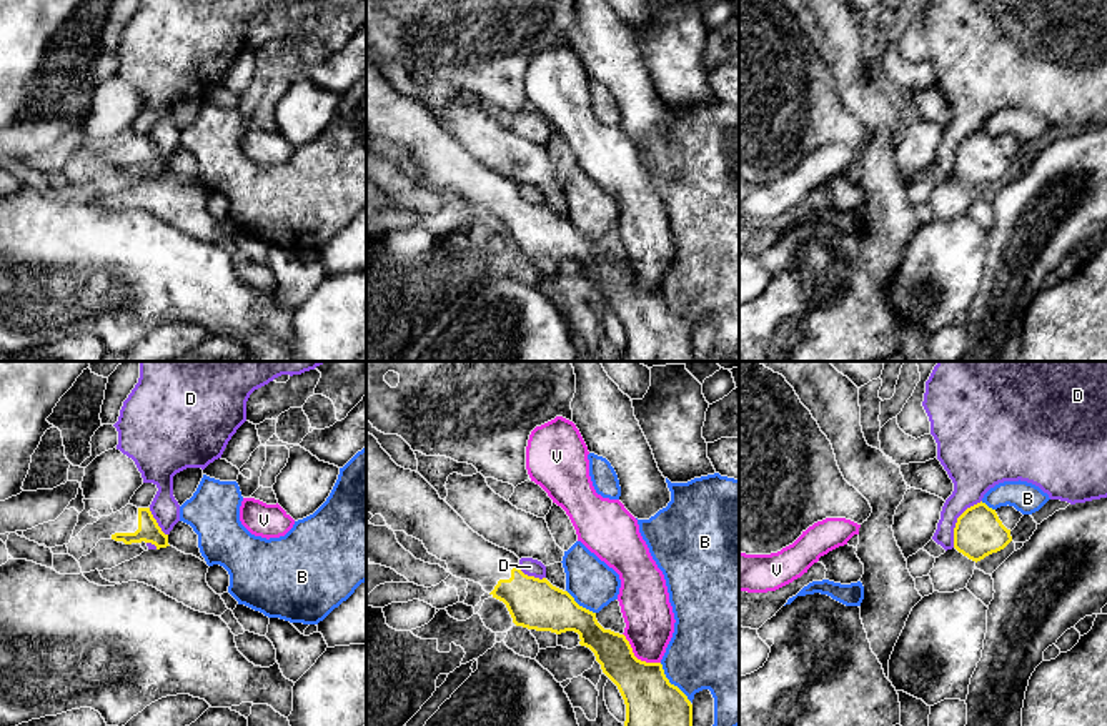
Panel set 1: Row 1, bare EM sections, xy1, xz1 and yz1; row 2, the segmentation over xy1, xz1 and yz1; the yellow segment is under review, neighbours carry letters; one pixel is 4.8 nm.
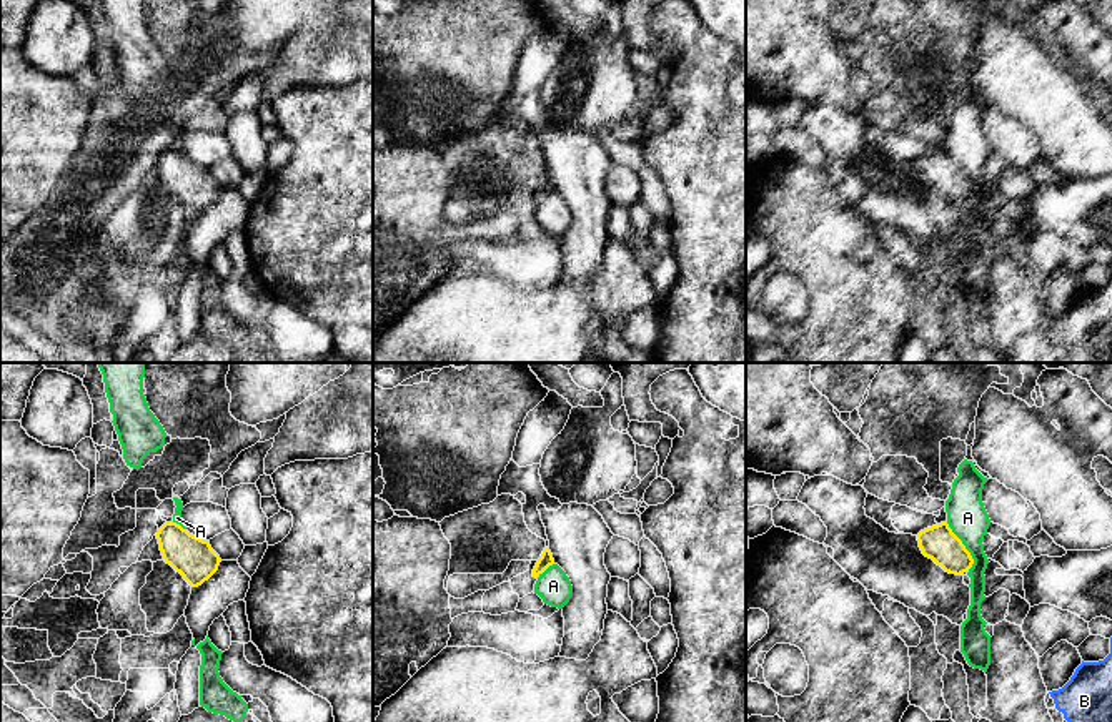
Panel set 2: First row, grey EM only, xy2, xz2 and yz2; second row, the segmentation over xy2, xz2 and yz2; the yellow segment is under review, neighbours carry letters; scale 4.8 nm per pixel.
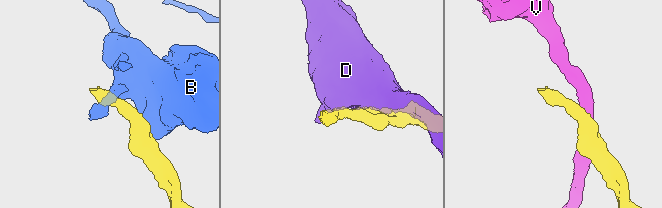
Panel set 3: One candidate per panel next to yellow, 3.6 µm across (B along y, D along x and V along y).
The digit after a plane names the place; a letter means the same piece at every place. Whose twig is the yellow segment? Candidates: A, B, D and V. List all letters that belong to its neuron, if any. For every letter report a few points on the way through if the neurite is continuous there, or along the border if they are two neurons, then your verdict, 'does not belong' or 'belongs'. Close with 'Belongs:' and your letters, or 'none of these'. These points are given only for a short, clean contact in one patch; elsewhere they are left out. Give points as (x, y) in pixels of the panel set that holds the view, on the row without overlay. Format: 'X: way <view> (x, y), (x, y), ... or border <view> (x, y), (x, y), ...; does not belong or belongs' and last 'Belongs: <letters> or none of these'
A: border yz2 (946, 150), (969, 180), (972, 187), (969, 197); does not belong
B: does not belong
D: border yz1 (981, 127), (958, 145), (953, 174); does not belong
V: does not belong
Belongs: none of these

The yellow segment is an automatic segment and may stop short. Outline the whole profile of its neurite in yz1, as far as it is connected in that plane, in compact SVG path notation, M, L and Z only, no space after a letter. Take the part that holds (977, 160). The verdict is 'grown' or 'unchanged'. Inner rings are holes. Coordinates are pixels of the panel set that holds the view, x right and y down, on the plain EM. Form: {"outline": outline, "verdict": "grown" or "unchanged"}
{"outline": "M985 130L967 135L954 155L954 175L972 188L1004 177L1012 168L1010 157Z", "verdict": "unchanged"}

